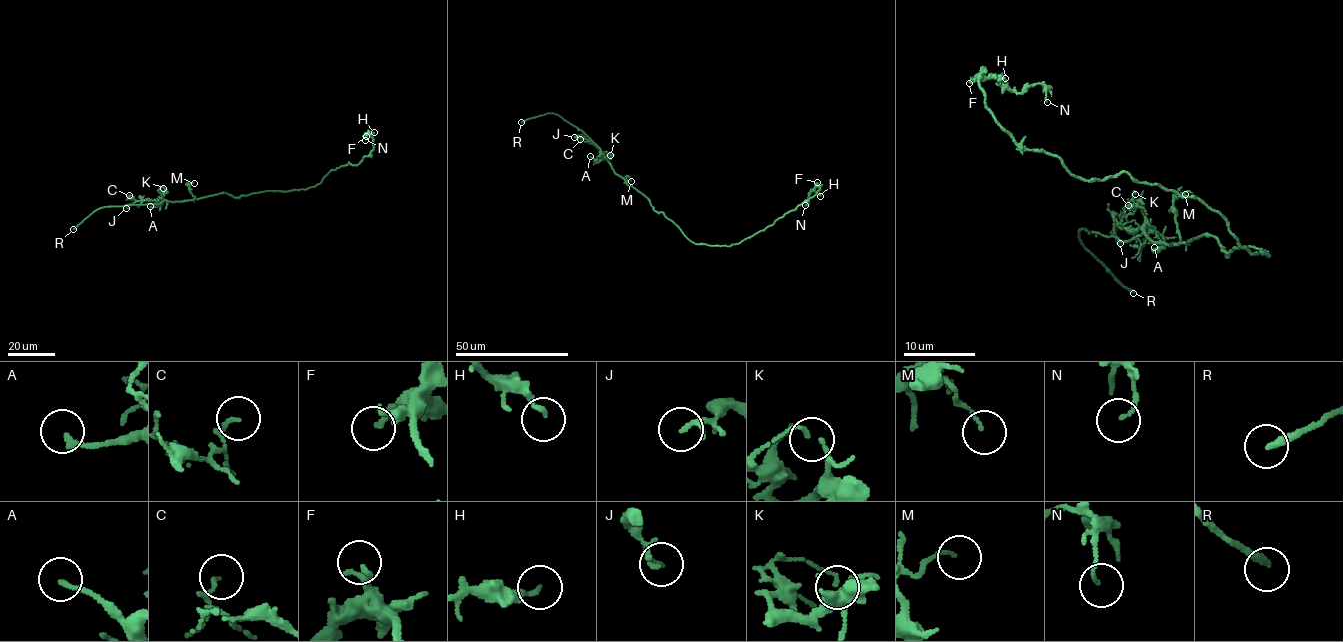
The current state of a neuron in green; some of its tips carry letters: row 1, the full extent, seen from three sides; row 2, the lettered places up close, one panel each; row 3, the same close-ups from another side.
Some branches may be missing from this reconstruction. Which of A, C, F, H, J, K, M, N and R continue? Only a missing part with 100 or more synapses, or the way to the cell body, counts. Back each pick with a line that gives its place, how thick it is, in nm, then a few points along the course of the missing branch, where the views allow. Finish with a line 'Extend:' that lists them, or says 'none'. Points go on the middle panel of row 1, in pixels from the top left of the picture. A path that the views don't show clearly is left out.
R: (521, 122) | 240 nm
Extend: R

